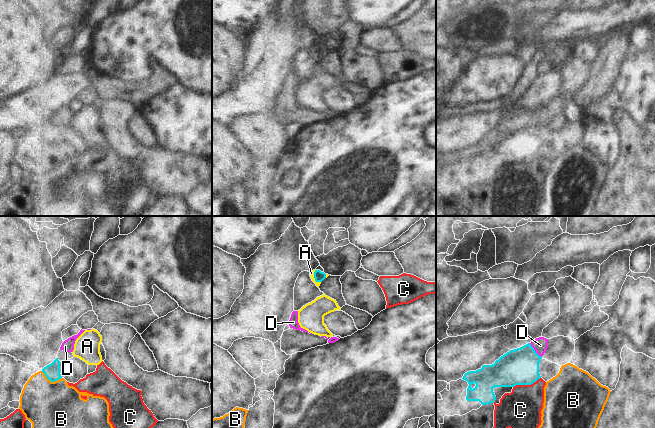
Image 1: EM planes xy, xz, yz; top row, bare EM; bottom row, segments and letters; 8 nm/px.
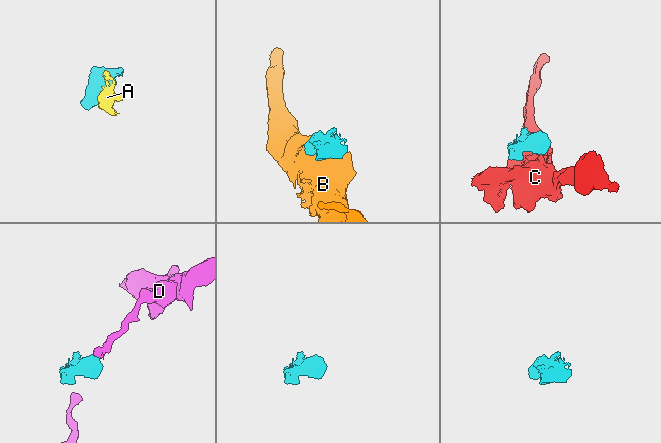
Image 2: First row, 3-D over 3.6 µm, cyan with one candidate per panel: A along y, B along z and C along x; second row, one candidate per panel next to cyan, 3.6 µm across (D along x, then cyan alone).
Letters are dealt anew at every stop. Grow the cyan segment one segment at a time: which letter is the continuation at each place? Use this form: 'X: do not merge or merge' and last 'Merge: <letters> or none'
A: do not merge
B: do not merge
C: do not merge
D: do not merge
Merge: none

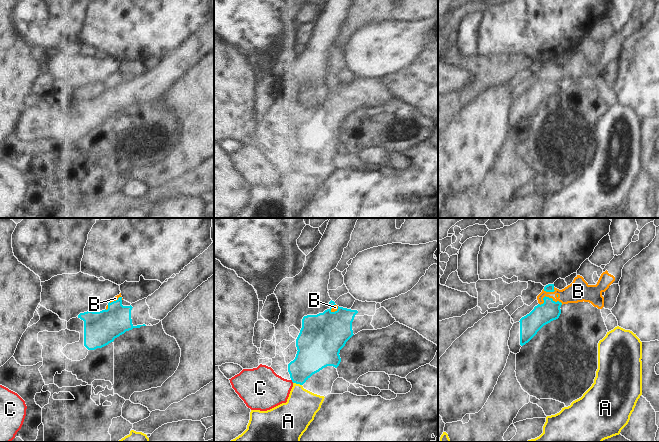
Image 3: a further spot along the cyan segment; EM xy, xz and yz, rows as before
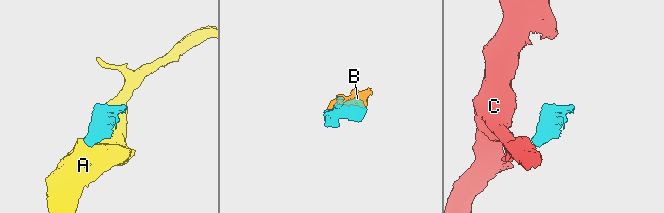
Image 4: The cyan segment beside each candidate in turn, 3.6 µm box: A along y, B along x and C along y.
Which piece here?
A: do not merge
B: do not merge
C: do not merge
Merge: none

